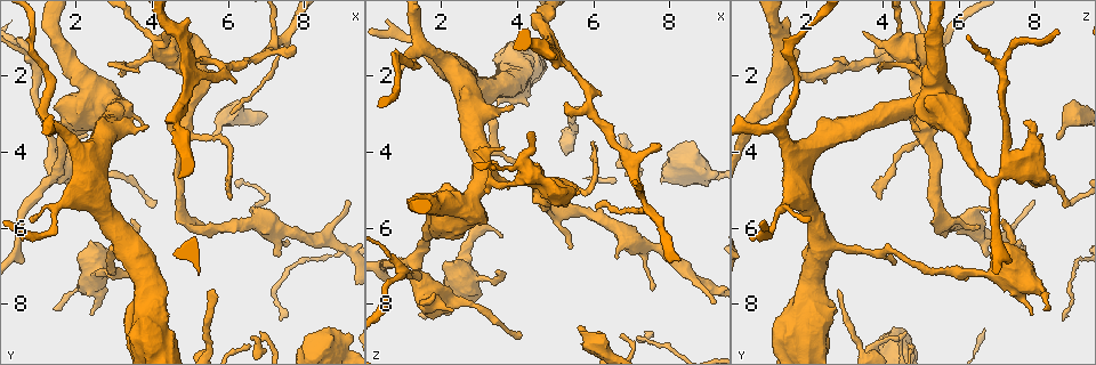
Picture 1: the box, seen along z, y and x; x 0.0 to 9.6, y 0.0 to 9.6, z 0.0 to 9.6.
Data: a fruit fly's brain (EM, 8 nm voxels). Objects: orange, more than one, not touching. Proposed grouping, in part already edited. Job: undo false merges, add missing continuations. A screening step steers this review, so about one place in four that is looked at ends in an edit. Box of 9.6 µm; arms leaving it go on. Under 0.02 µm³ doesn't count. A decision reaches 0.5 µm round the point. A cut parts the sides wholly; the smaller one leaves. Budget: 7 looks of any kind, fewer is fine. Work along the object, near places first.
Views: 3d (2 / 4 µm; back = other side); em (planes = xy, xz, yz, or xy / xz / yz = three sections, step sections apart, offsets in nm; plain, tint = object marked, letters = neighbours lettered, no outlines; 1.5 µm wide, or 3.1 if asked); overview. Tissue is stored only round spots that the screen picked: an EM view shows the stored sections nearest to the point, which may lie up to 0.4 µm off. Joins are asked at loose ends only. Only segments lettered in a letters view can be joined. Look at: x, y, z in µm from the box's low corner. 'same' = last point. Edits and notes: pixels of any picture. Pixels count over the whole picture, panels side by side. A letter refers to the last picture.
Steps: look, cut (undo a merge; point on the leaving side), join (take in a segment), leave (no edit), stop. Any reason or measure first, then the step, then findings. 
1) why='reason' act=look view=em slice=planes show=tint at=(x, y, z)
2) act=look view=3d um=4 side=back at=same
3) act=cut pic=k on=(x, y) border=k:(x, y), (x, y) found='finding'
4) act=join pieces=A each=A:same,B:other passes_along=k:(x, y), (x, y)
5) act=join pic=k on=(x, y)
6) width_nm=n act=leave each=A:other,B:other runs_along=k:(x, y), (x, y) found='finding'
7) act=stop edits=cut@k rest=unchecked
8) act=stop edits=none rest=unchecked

why='thin end' act=look view=em slice=xy step=4 show=tint at=(0.85, 5.80, 2.05)

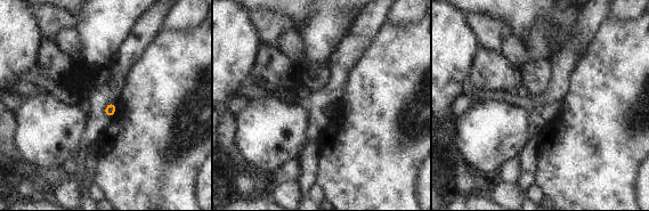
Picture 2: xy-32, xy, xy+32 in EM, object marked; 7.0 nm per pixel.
act=look view=em slice=planes show=letters at=same

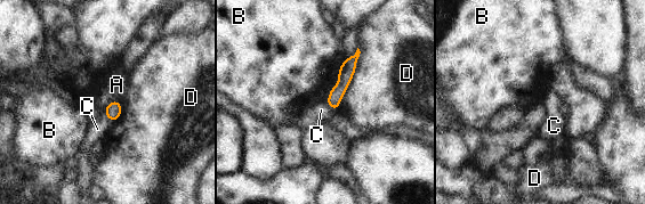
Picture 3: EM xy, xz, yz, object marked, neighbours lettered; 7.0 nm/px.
width_nm=100 act=leave each=A:other,B:other,C:other,D:other runs_along=3:(354, 58), (335, 96), (333, 106) found='none of them fits'

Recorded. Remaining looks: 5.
why='looks like a crossing' act=look view=3d um=4 at=(1.40, 4.45, 7.20)

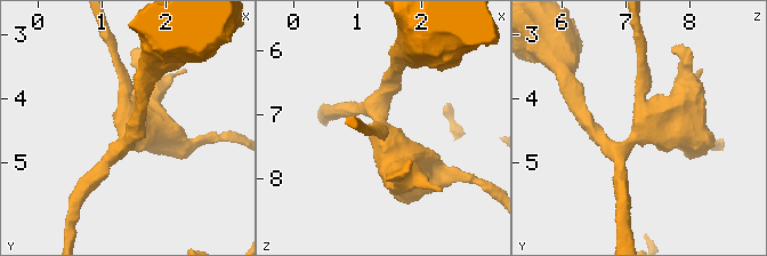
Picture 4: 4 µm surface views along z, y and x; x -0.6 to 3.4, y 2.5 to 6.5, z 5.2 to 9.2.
arms=4 why='now the EM' act=look view=em slice=planes show=tint at=(1.40, 4.45, 7.30)

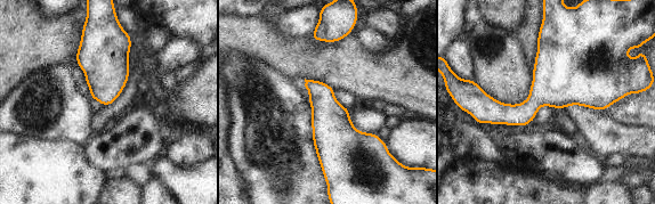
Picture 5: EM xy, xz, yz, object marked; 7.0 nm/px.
why='see the neighbours' act=look view=em slice=planes show=letters at=same

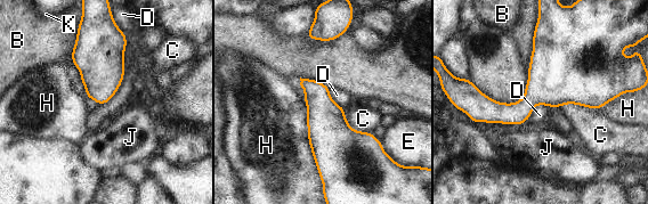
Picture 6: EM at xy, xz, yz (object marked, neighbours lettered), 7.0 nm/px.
act=leave each=B:other,C:other,D:other,E:other,H:other,J:other,K:other border=6:(302, 98), (307, 140), (323, 194) found='one neuron here'

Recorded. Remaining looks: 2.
why='an open end' act=look view=3d um=2 at=(7.25, 6.70, 6.65)

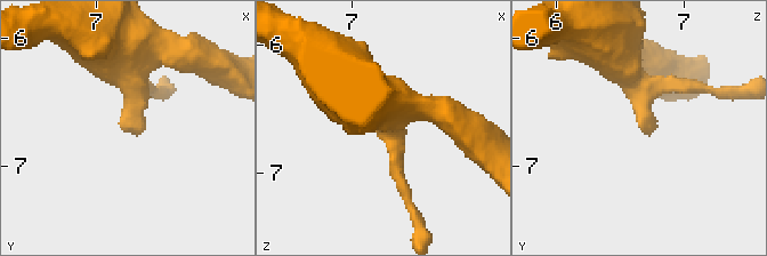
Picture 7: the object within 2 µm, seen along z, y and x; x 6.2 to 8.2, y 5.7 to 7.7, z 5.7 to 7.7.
act=look view=em slice=planes show=letters at=(7.24, 6.76, 6.70)

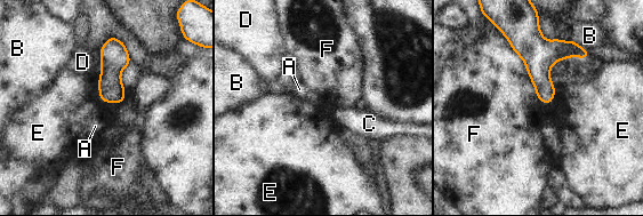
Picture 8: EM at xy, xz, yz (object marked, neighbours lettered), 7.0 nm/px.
act=leave each=A:other,B:other,C:other,D:other,E:other,F:other found='none of them fits'

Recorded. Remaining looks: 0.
act=stop edits=none rest=unchecked

